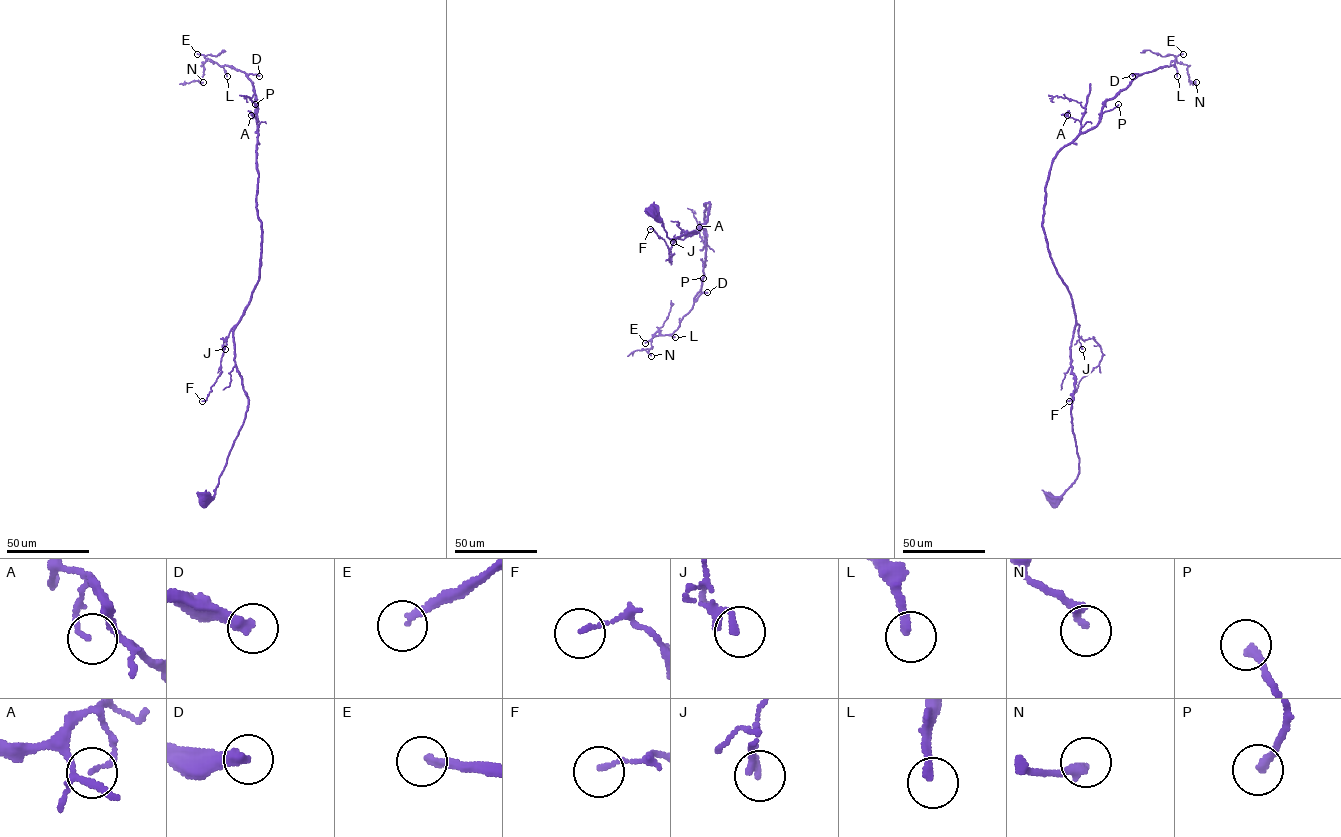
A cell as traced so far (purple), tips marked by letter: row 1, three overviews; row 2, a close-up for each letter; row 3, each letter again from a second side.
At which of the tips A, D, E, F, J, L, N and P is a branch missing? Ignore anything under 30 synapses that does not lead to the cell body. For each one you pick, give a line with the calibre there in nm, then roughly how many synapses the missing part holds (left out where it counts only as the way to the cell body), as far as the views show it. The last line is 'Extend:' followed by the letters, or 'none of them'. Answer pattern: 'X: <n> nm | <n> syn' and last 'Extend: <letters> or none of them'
D: 380 nm | 150 syn
L: 200 nm | 35 syn
Extend: D, L

